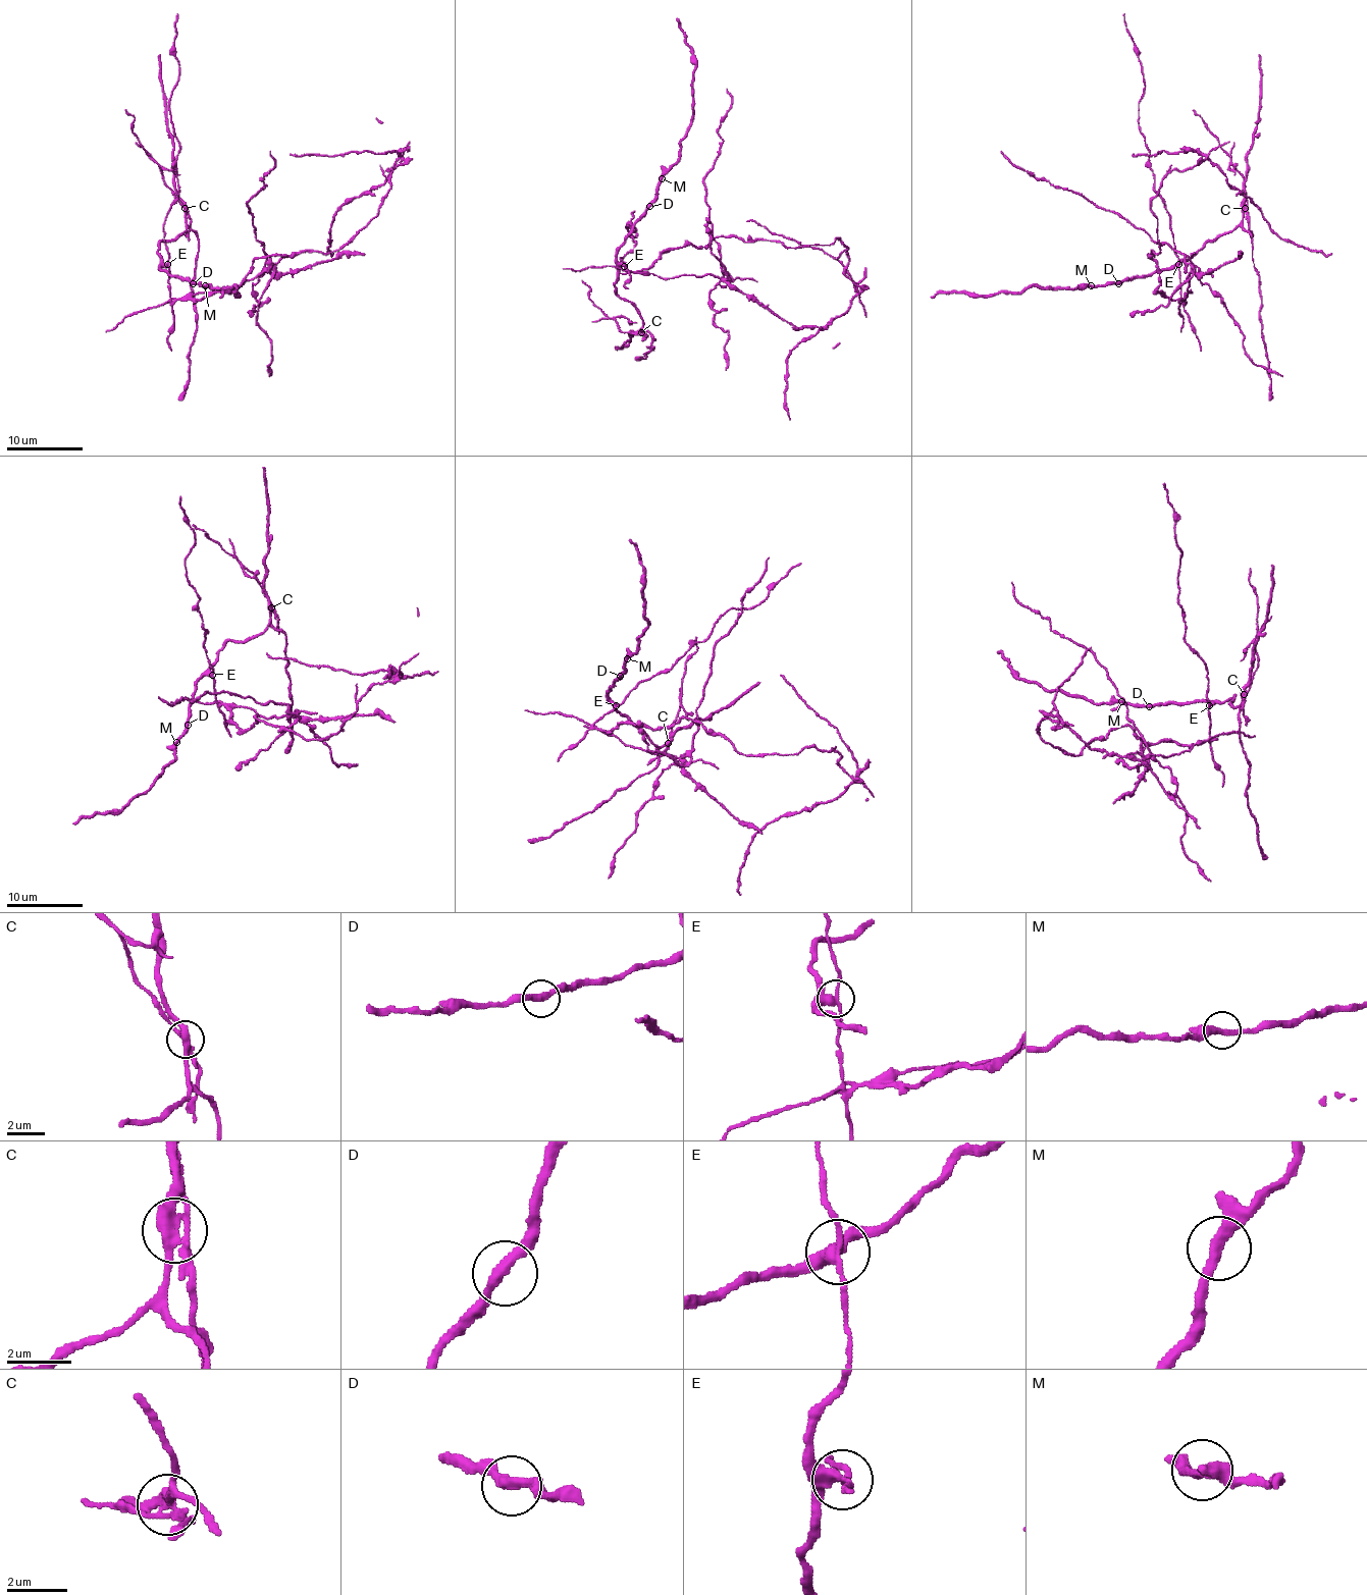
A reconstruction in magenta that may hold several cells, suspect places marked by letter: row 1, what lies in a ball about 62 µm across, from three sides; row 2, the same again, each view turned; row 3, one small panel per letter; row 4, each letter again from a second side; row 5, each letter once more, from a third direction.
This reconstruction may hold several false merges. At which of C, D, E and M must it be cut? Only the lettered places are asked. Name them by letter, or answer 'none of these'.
C, E

